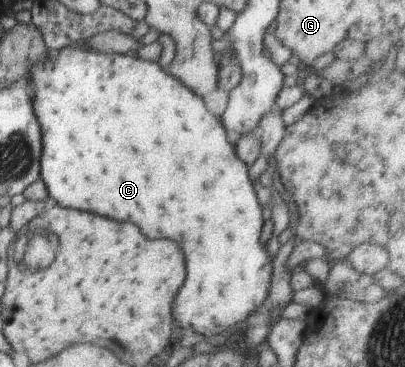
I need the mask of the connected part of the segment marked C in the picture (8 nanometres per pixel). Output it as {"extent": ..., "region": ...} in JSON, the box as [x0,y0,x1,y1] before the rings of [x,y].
{"extent":[27,41,273,337],"region":[[[77,41],[61,50],[53,51],[48,58],[34,64],[29,71],[27,88],[42,132],[40,178],[44,181],[49,195],[59,206],[100,213],[100,215],[116,219],[116,221],[130,221],[130,223],[136,223],[142,229],[142,233],[146,233],[146,237],[174,239],[176,243],[180,243],[180,247],[184,249],[184,255],[186,255],[188,273],[186,273],[186,281],[174,301],[172,313],[184,329],[193,329],[196,333],[210,337],[222,333],[233,325],[244,325],[244,320],[252,313],[256,313],[268,295],[273,260],[266,253],[266,247],[260,243],[260,233],[262,233],[264,224],[262,208],[256,199],[256,191],[252,186],[253,181],[248,176],[249,167],[240,159],[240,154],[236,153],[234,139],[225,130],[221,119],[206,108],[203,97],[188,89],[167,69],[161,69],[158,62],[144,60],[134,54],[97,52],[87,48],[83,43]]]}

